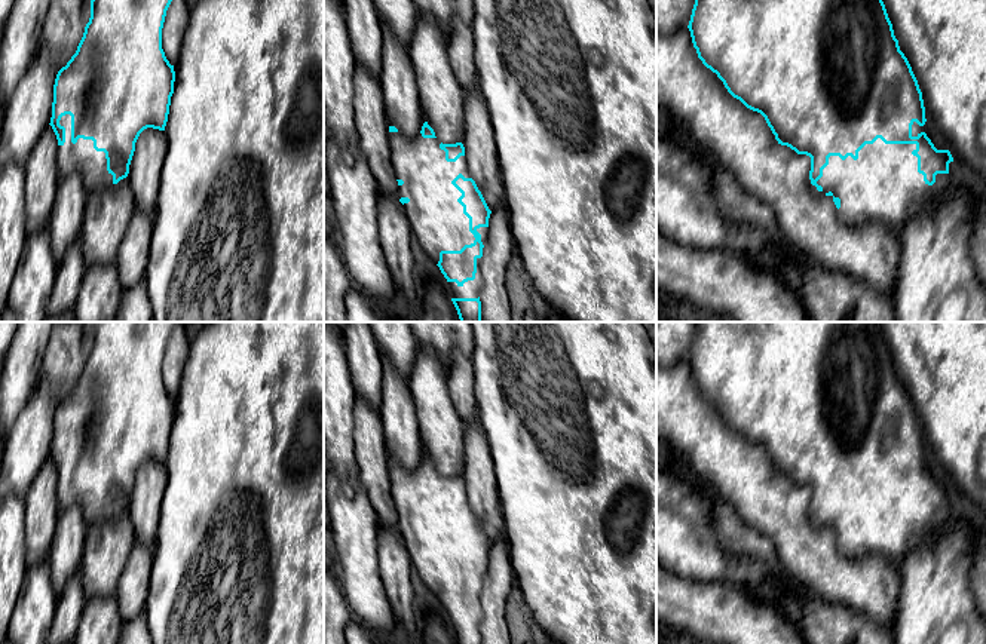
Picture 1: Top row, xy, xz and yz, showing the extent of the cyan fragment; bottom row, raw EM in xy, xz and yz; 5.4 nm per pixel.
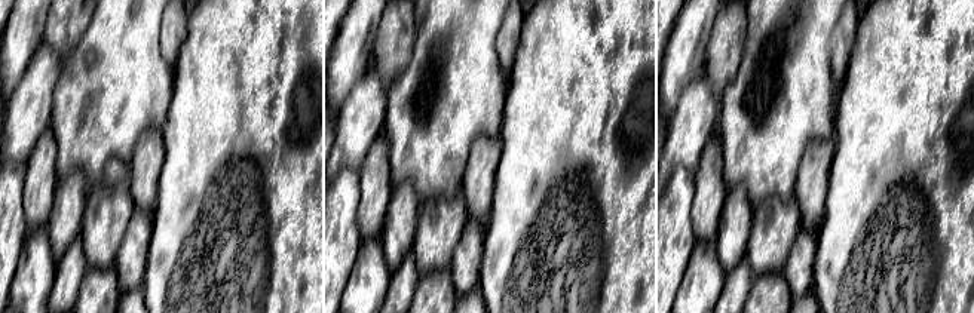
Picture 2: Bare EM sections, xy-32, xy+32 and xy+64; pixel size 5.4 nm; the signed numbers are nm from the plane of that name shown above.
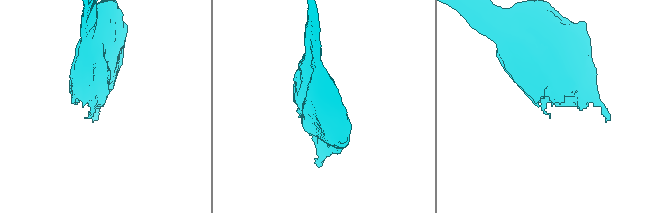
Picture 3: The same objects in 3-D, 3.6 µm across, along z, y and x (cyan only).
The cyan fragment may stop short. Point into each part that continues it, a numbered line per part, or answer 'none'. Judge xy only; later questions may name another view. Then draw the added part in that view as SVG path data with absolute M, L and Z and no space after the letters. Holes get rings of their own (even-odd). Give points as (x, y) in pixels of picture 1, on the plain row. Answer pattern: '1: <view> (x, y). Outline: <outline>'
1: xy (82, 490). Outline: M71 448L61 450L59 457L65 460L65 475L58 478L58 509L64 510L73 505L79 505L86 521L101 521L113 518L113 507L107 503L107 491L104 484L94 481L92 472L79 470L71 475Z

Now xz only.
1: xz (437, 551). Outline: M388 464L388 470L394 505L404 513L398 531L410 531L402 539L423 585L438 597L441 583L474 576L469 551L457 534L462 525L451 516L459 506L471 510L466 490L447 494L440 472L423 470L420 464L414 470Z

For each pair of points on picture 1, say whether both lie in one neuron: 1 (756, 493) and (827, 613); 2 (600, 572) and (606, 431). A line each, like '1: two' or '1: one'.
1: two
2: one

